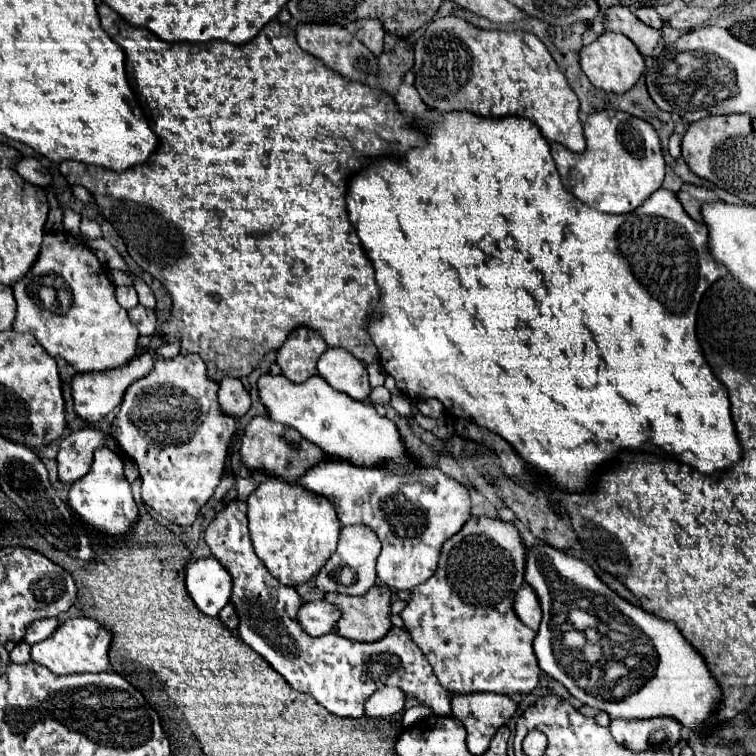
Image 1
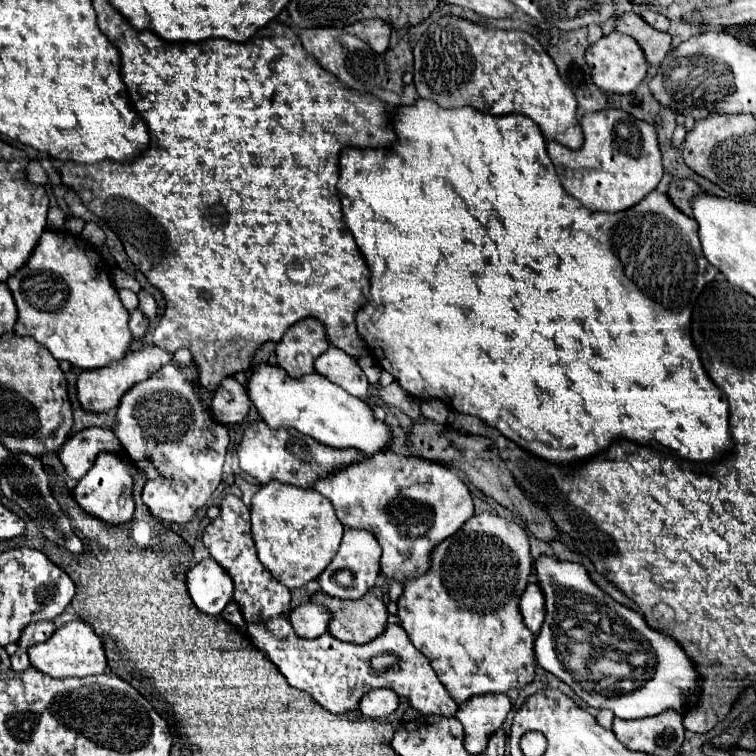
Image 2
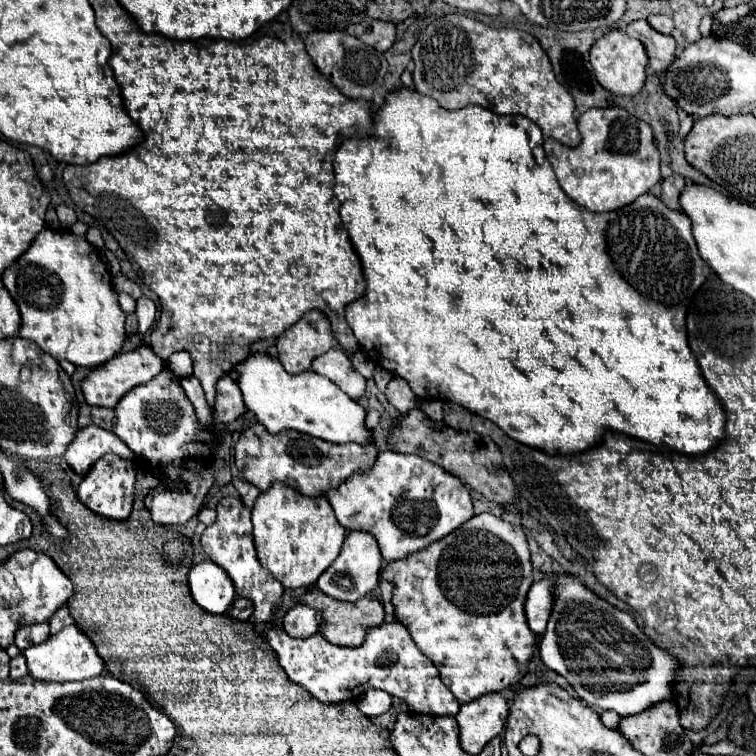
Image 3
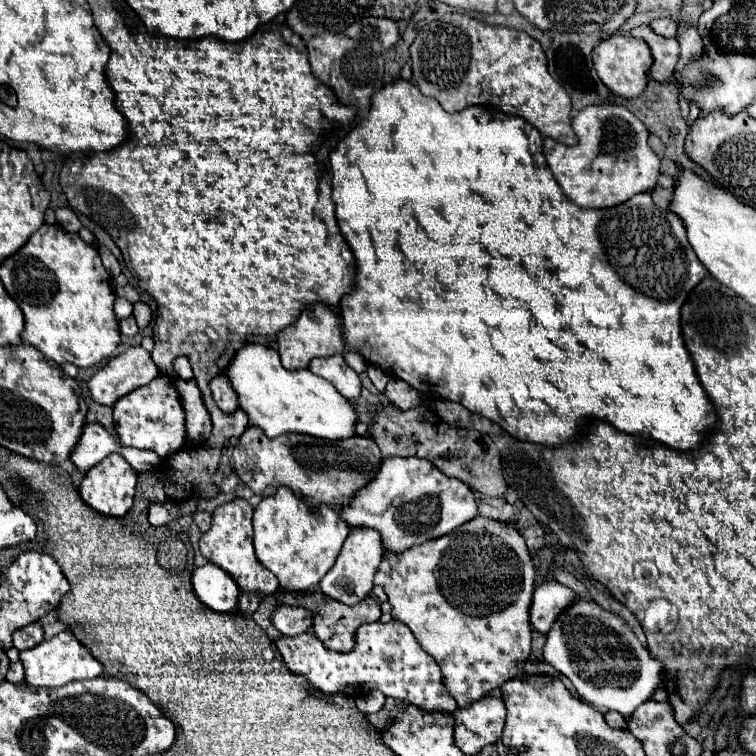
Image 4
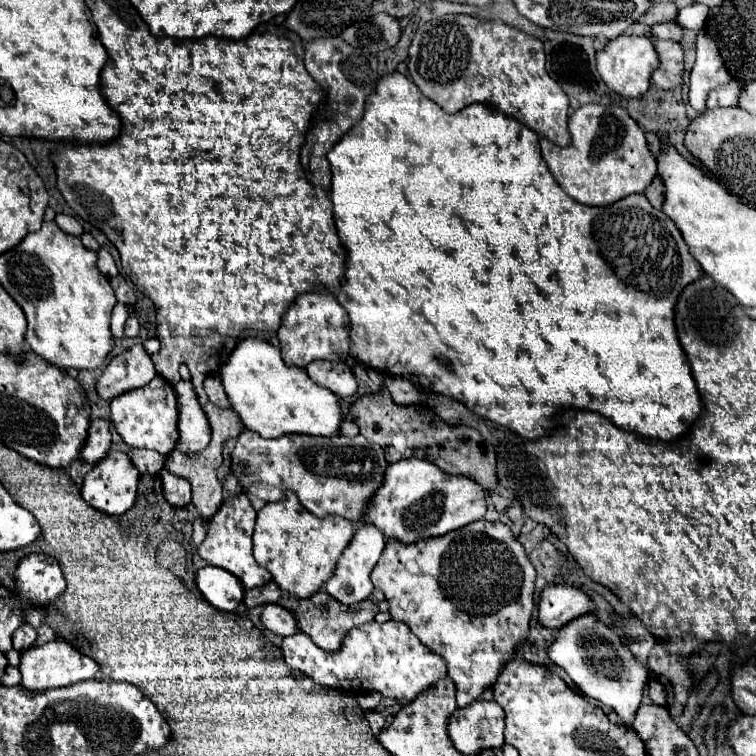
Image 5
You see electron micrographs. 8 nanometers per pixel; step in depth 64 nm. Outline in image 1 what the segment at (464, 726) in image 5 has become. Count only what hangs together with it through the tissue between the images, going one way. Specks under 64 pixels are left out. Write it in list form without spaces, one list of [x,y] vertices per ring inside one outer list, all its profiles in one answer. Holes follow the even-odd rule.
[[[470,694],[452,696],[452,716],[458,718],[466,732],[466,744],[472,754],[484,754],[496,730],[516,712],[516,702],[504,694]]]

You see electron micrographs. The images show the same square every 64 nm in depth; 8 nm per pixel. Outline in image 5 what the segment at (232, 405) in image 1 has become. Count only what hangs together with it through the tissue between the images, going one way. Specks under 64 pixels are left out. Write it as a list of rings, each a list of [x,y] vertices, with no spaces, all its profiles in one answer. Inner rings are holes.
[[[212,374],[212,376],[208,376],[208,378],[204,380],[204,390],[206,390],[208,398],[210,398],[216,406],[220,406],[220,408],[230,408],[230,402],[226,400],[222,382],[220,382],[220,378],[218,378],[216,374]]]

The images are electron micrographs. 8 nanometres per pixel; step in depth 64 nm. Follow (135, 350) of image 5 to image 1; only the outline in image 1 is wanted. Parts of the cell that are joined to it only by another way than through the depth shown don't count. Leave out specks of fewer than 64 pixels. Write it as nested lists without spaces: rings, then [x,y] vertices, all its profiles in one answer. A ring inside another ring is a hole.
[[[162,344],[158,346],[154,352],[144,352],[144,354],[136,354],[124,368],[112,368],[112,370],[104,370],[104,372],[86,372],[86,374],[74,374],[72,380],[72,398],[74,398],[74,408],[78,412],[78,416],[86,422],[98,422],[102,420],[108,412],[112,412],[120,402],[122,396],[126,392],[126,388],[144,378],[146,374],[150,374],[150,370],[154,368],[156,360],[166,360],[166,358],[176,358],[180,354],[180,344]]]

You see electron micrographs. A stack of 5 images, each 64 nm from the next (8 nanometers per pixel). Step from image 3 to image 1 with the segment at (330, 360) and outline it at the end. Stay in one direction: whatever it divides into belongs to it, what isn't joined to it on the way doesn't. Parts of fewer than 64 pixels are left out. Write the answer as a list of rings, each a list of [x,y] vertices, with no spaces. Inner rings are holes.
[[[328,348],[318,360],[318,374],[332,384],[332,388],[346,392],[356,400],[366,400],[370,396],[370,384],[366,368],[344,348]]]

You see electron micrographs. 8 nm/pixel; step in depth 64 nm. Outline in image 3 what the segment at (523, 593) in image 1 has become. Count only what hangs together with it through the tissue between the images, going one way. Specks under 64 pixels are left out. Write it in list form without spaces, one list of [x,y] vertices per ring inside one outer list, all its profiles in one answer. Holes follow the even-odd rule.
[[[542,578],[540,582],[534,582],[528,598],[526,598],[526,618],[528,626],[534,634],[542,634],[552,612],[552,600],[556,600],[556,584],[550,578]]]

